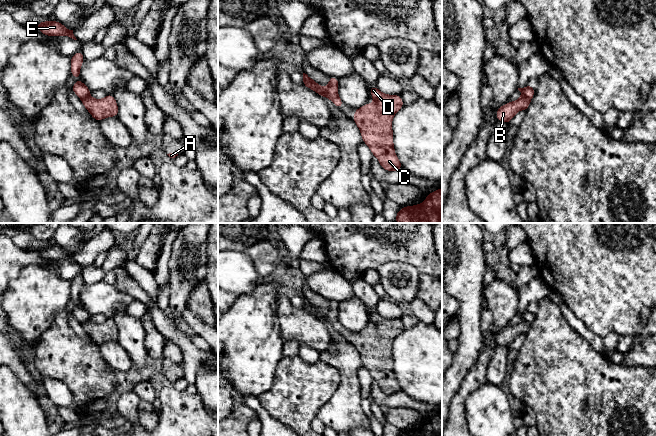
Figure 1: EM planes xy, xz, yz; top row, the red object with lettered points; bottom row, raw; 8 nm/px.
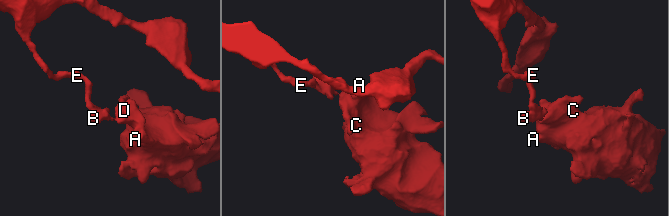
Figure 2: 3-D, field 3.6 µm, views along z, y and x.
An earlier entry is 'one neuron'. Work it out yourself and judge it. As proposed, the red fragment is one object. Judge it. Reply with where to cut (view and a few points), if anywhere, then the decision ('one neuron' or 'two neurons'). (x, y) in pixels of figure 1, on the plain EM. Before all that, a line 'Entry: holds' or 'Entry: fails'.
Entry: fails
cut in xz along (310, 303), (314, 312), (325, 320); two neurons

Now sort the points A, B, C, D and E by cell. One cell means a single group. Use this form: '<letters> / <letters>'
A B C D / E

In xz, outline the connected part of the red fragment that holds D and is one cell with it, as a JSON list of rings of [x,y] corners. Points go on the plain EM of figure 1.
[[[376,310],[370,311],[370,317],[375,327],[356,333],[353,345],[381,391],[386,395],[402,394],[394,374],[392,344],[404,330],[403,324],[400,319],[382,317]]]

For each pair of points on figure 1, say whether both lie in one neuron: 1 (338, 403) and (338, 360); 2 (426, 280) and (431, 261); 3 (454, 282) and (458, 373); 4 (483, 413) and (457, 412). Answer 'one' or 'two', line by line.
1: one
2: two
3: one
4: two

